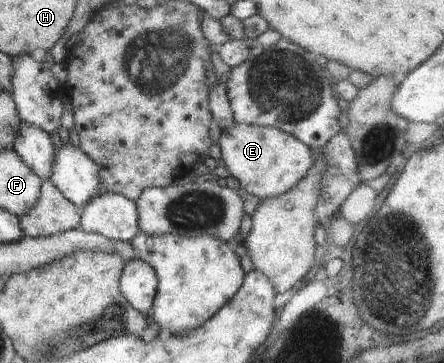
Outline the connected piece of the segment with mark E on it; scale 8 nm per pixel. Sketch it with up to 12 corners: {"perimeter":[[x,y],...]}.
{"perimeter":[[233,123],[217,143],[263,199],[304,179],[312,150],[275,127]]}

